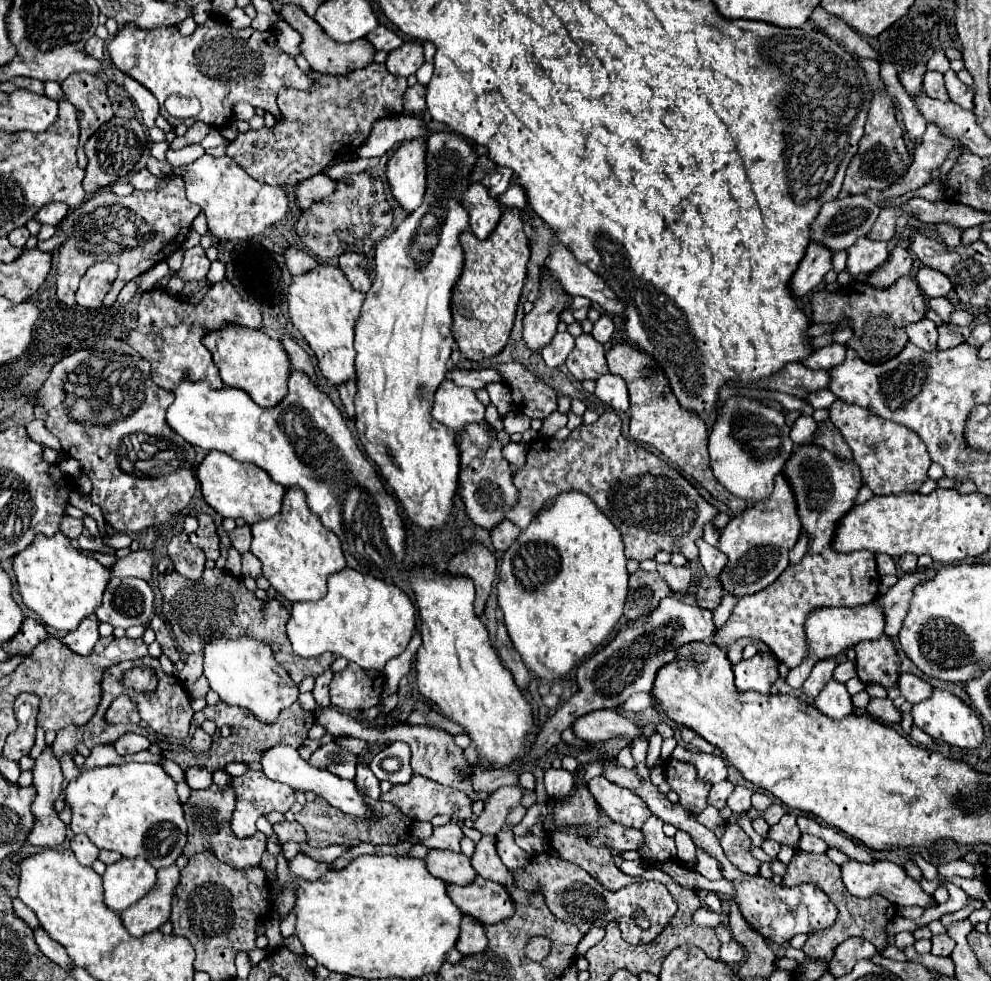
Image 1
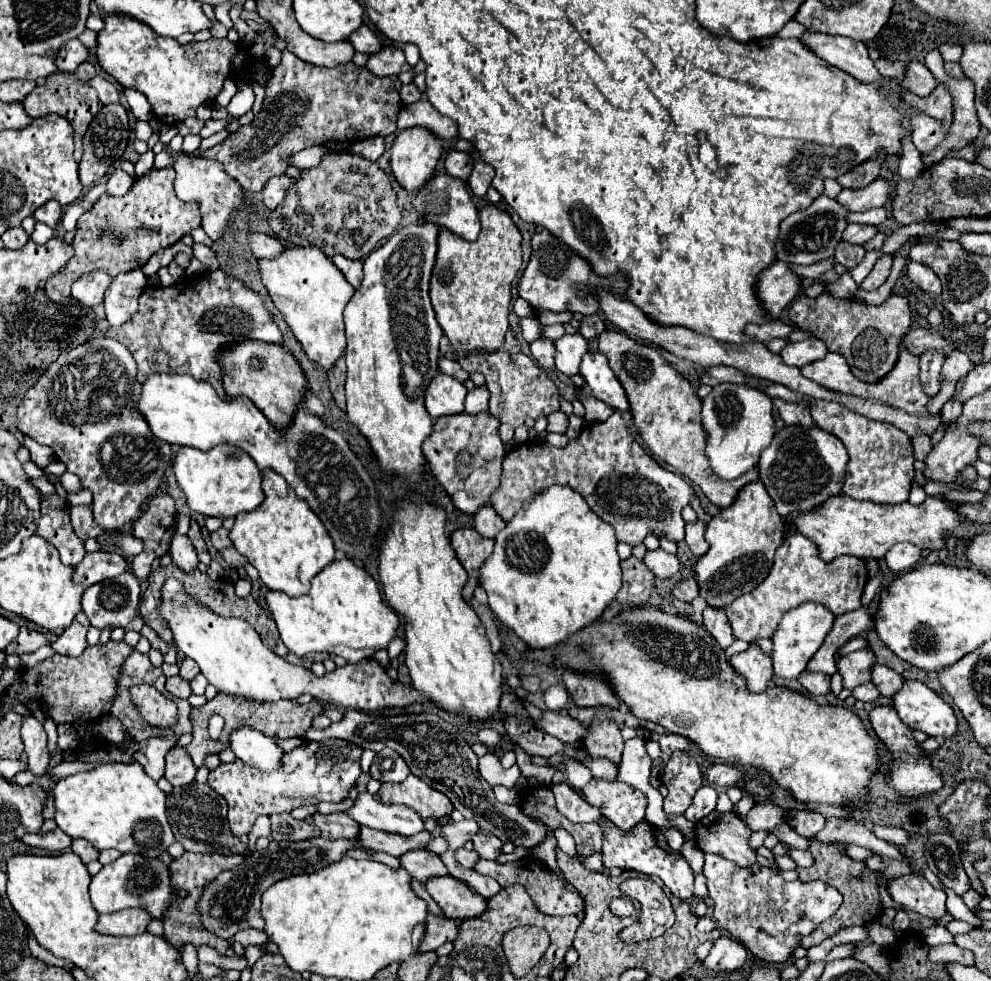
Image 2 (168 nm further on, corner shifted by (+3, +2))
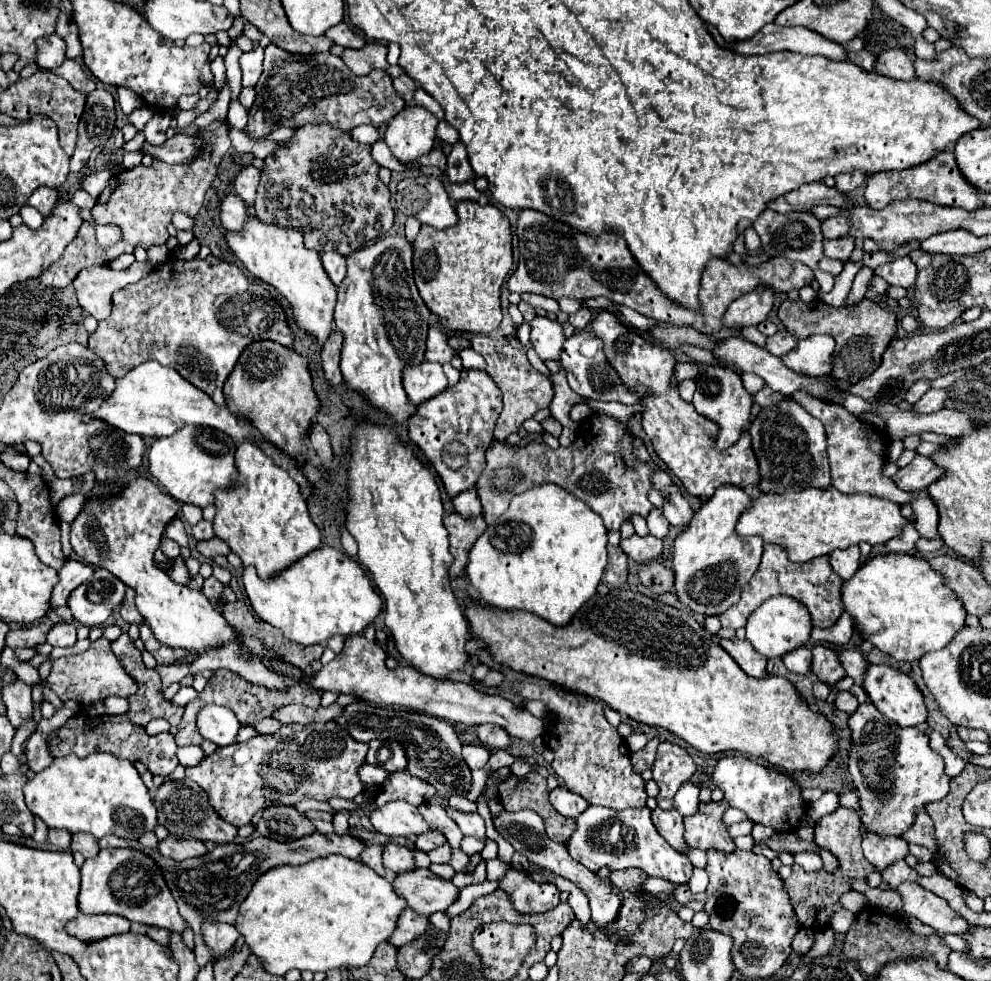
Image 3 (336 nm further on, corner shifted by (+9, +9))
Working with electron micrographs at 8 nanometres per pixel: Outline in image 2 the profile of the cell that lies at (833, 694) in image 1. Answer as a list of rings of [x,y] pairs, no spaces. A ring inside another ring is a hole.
[[[802,673],[798,677],[802,687],[812,695],[812,697],[826,697],[830,693],[830,675],[824,673]]]

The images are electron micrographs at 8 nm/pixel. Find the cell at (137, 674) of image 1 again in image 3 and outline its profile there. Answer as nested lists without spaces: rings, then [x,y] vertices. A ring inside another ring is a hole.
[[[98,638],[96,642],[90,644],[90,648],[86,652],[76,654],[76,656],[58,658],[52,664],[52,670],[50,670],[50,688],[58,694],[58,698],[62,702],[76,700],[78,704],[88,706],[88,704],[94,704],[94,702],[100,702],[100,700],[108,698],[108,696],[128,698],[128,696],[136,694],[138,684],[132,680],[132,676],[124,670],[124,666],[114,656],[114,652],[110,648],[110,640]]]

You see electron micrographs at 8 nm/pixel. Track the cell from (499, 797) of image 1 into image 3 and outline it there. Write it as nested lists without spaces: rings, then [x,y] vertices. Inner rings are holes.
[[[424,834],[424,836],[416,838],[414,848],[420,850],[420,852],[430,852],[432,848],[442,846],[442,844],[446,844],[446,838],[442,834]]]

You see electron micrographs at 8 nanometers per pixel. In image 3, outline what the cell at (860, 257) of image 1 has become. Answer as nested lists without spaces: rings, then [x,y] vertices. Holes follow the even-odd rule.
[[[844,236],[836,240],[824,240],[824,256],[846,262],[854,250],[854,238]]]

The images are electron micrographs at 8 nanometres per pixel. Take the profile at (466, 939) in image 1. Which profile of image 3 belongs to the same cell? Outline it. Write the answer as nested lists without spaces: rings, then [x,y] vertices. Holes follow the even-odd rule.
[[[404,908],[404,910],[400,912],[398,922],[396,922],[396,930],[394,930],[392,936],[388,938],[388,942],[394,944],[396,948],[400,948],[400,946],[404,946],[404,944],[416,940],[422,932],[428,930],[428,926],[430,926],[430,920],[428,920],[426,916],[420,916],[420,914],[416,914],[416,912]]]

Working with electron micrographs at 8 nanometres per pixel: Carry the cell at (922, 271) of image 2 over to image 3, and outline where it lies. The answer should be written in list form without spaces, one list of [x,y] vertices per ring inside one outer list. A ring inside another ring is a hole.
[[[908,256],[896,258],[896,260],[888,262],[888,264],[882,264],[874,272],[880,278],[884,278],[890,286],[910,288],[910,286],[914,286],[914,280],[916,280],[916,266]]]

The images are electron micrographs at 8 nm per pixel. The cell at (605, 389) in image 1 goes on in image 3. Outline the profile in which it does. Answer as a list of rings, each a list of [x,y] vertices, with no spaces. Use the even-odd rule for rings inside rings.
[[[582,330],[582,332],[576,332],[572,334],[564,346],[562,346],[562,354],[560,354],[560,362],[568,374],[568,384],[570,388],[586,398],[586,400],[602,400],[602,402],[608,402],[608,400],[614,400],[614,402],[620,402],[620,404],[626,404],[626,406],[634,406],[634,404],[640,404],[642,396],[646,394],[646,388],[644,386],[634,386],[634,388],[628,388],[618,372],[610,366],[610,362],[606,360],[604,356],[604,344],[600,342],[600,338],[596,338],[594,334],[590,334],[588,330]]]

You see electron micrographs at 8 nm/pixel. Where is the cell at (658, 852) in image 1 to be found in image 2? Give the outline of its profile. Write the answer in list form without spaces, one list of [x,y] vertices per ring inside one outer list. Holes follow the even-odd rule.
[[[550,783],[550,789],[556,797],[558,811],[572,823],[598,823],[602,819],[602,813],[596,807],[588,805],[568,783]]]

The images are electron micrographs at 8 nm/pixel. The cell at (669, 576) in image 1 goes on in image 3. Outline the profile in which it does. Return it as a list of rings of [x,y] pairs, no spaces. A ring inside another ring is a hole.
[[[634,534],[630,538],[622,538],[620,548],[628,554],[628,558],[632,558],[632,560],[636,560],[640,564],[640,562],[650,562],[650,560],[660,558],[662,540],[654,538],[652,534],[648,534],[648,536]]]

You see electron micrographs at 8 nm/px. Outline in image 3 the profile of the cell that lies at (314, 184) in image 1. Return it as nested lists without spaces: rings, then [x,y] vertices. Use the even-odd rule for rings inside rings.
[[[248,166],[248,168],[240,170],[240,172],[236,174],[236,178],[232,180],[234,192],[236,192],[246,204],[250,204],[250,206],[252,206],[252,198],[256,196],[256,182],[258,182],[258,178],[260,178],[258,168]]]

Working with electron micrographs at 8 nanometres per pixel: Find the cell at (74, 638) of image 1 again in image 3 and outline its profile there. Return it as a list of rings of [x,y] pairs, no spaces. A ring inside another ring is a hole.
[[[60,622],[48,632],[50,646],[72,646],[76,642],[76,626]]]

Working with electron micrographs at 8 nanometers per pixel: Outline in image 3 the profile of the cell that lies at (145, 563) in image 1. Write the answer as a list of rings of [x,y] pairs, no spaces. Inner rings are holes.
[[[68,560],[60,570],[58,570],[58,578],[60,582],[54,586],[52,590],[52,598],[50,598],[50,608],[58,608],[64,606],[70,592],[80,586],[82,582],[86,582],[92,576],[94,568],[88,564],[82,564],[80,560]]]

